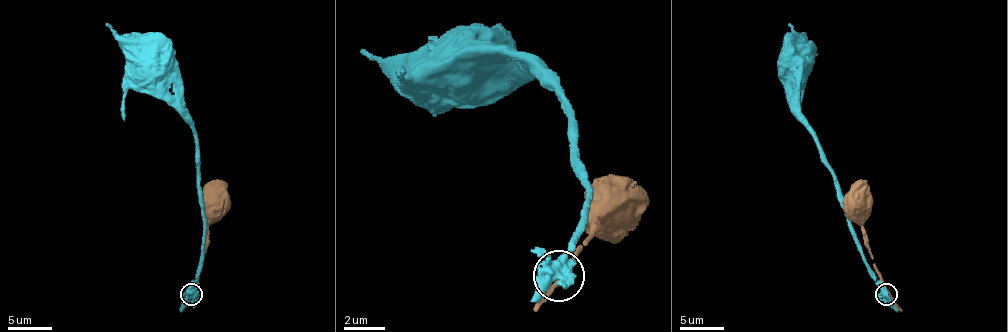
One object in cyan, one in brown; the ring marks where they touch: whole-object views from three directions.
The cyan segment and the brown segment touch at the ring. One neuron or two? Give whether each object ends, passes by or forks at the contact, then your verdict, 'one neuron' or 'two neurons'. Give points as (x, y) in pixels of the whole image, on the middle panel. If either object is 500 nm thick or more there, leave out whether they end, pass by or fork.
two neurons

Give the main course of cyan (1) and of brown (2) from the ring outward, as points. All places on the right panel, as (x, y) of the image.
1: (886, 294), (884, 283), (862, 252), (835, 173), (811, 127), (793, 102), (784, 78), (784, 67), (791, 60)
2: (886, 292), (855, 204)

